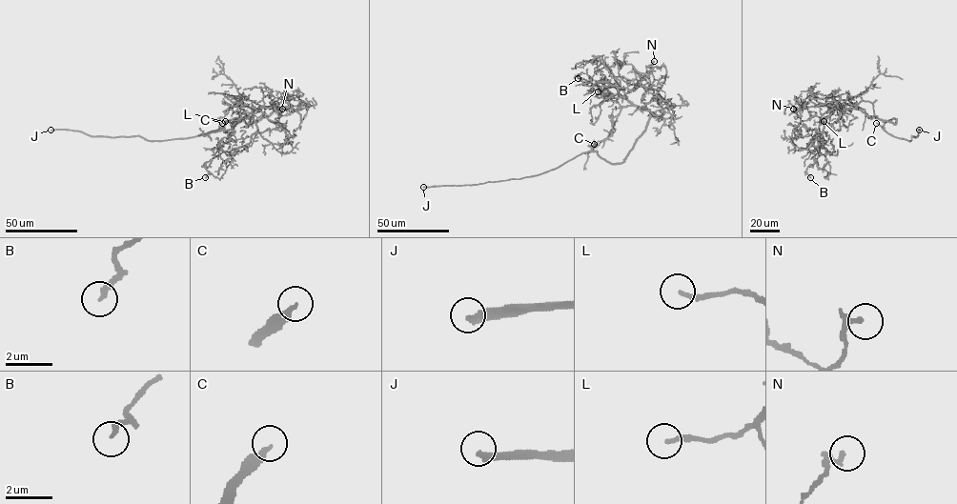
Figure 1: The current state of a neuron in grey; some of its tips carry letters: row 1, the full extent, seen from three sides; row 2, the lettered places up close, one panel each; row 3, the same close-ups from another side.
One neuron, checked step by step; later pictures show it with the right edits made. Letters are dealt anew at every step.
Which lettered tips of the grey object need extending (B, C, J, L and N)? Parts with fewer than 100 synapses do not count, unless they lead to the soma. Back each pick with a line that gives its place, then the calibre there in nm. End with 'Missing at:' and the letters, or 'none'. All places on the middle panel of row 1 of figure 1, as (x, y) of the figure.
C: (594, 144) | 200 nm
J: (423, 187) | 320 nm
Missing at: C, J

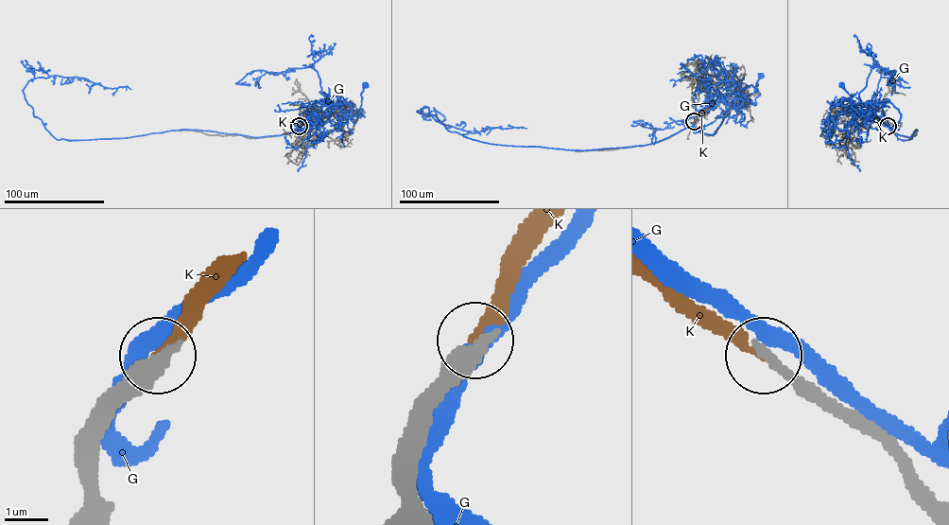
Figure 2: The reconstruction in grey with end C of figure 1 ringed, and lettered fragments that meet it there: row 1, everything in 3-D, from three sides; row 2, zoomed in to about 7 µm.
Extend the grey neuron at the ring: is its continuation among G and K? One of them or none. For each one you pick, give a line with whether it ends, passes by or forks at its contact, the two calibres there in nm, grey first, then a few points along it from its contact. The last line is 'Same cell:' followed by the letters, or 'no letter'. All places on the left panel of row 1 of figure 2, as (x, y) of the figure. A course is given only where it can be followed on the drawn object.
K: it ends | 320/240 nm | via (299, 126), (312, 117)
Same cell: K

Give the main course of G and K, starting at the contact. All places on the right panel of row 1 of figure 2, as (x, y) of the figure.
G: (888, 125), (897, 124), (899, 110), (881, 102), (874, 113), (859, 114), (842, 84)
K: (888, 126), (874, 117)

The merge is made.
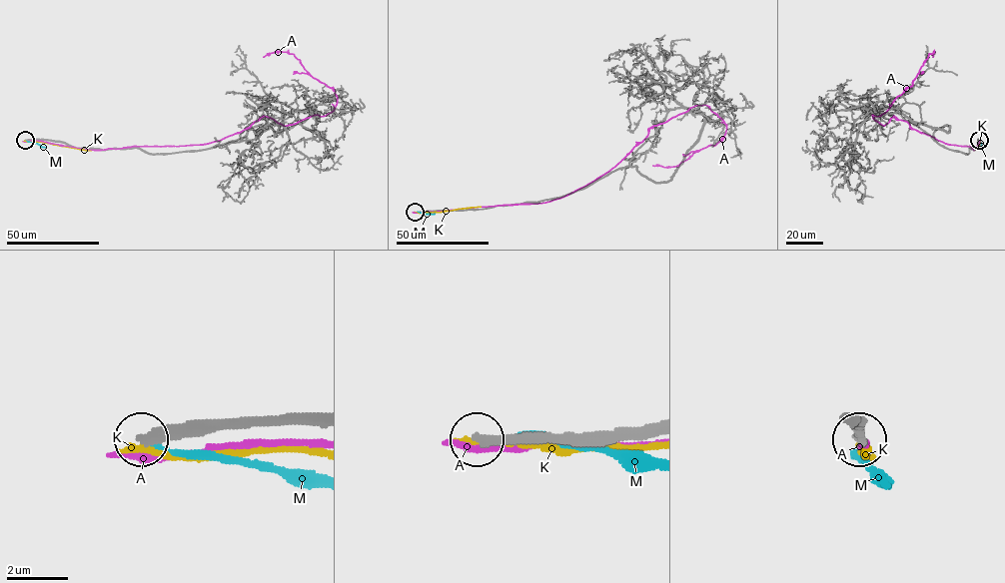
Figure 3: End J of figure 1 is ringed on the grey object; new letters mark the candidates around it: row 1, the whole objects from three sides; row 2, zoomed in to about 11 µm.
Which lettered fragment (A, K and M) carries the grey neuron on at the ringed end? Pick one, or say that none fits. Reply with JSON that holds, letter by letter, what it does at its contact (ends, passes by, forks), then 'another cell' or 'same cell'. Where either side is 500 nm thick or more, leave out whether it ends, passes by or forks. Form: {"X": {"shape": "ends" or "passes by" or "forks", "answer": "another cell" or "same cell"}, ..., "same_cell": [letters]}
{"A": {"shape": "ends", "answer": "another cell"}, "K": {"shape": "ends", "answer": "another cell"}, "M": {"shape": "ends", "answer": "another cell"}, "same_cell": []}

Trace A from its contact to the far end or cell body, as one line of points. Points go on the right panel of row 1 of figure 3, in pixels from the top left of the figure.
A: (980, 141), (974, 150), (949, 145), (893, 116), (884, 126), (872, 118), (912, 84), (934, 51), (932, 57)

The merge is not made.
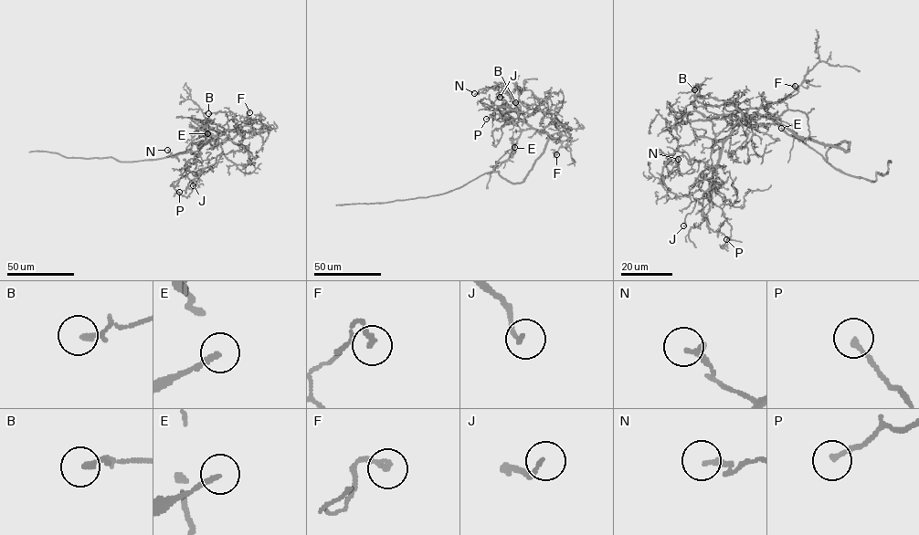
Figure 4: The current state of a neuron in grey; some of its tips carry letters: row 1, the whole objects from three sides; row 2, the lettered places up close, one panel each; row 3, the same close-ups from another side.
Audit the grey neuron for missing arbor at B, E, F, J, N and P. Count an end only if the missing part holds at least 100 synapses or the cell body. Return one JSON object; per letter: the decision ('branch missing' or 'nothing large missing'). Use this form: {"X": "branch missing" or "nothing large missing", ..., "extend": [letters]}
{"B": "nothing large missing", "E": "branch missing", "F": "nothing large missing", "J": "nothing large missing", "N": "nothing large missing", "P": "nothing large missing", "extend": ["E"]}

